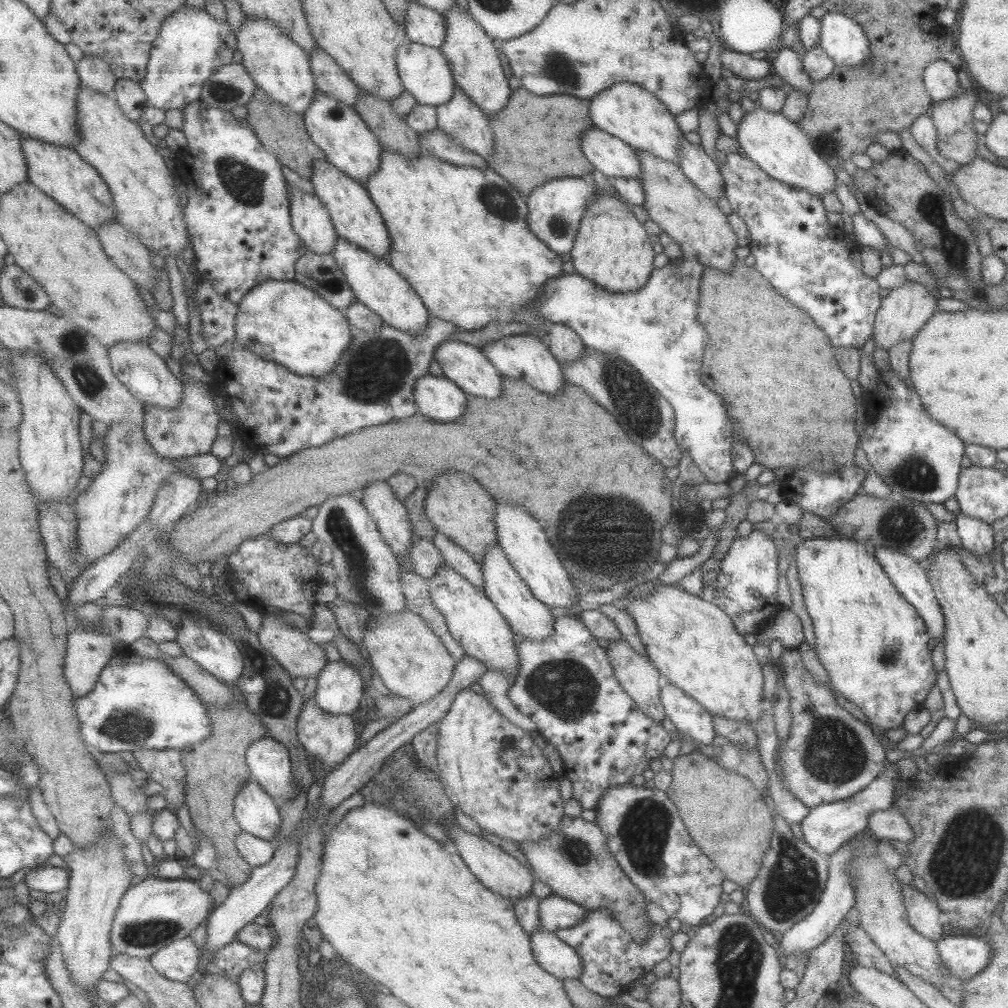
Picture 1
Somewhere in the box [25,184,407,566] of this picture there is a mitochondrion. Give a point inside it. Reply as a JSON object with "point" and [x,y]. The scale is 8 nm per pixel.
{"point":[90,379]}

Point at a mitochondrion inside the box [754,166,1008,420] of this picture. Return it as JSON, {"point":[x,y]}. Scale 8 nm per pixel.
{"point":[953,247]}

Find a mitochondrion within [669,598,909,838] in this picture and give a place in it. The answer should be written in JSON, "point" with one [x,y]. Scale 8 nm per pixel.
{"point":[833,751]}

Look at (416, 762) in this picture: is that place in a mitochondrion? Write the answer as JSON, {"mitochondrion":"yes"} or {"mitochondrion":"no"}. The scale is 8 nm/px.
{"mitochondrion":"no"}

